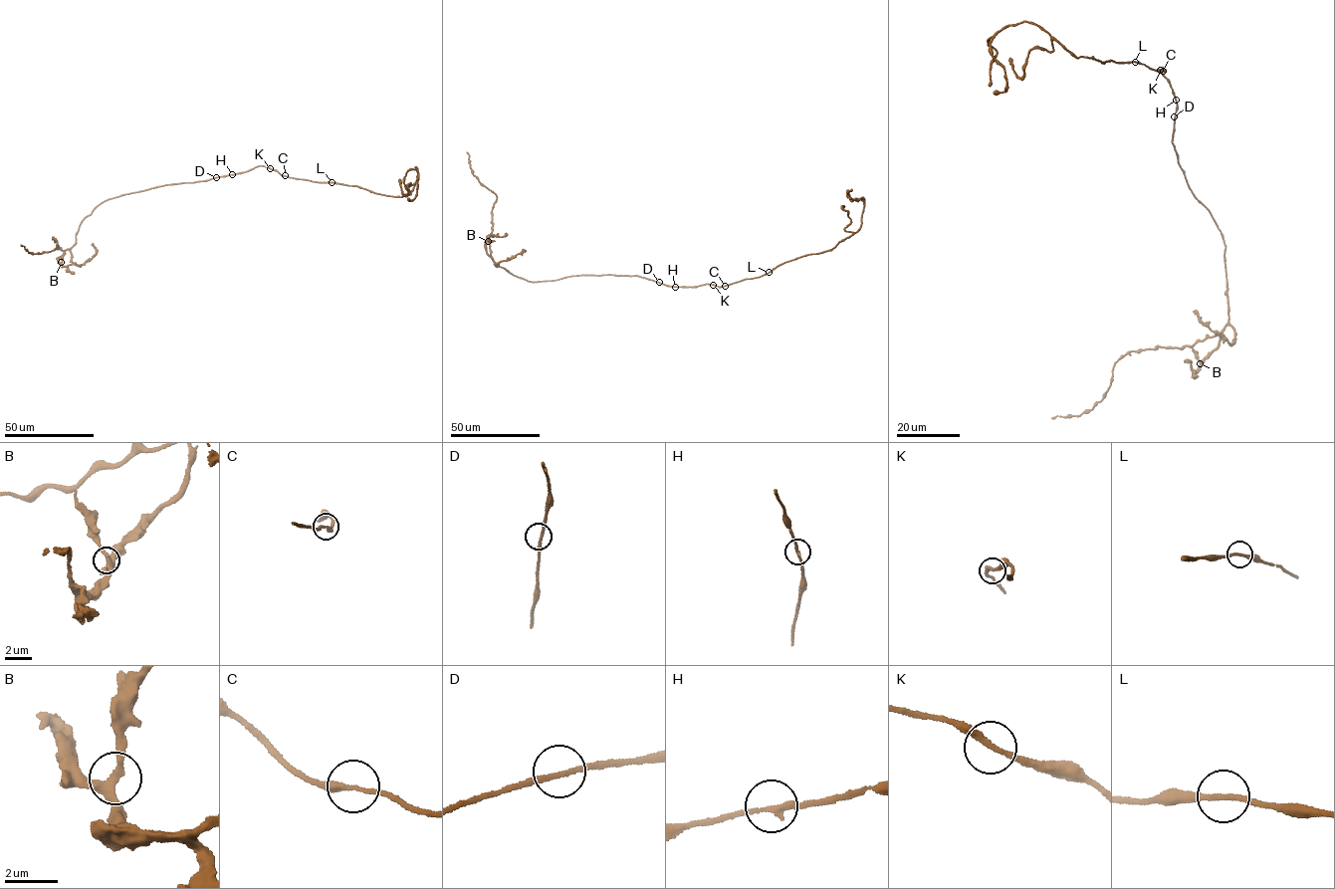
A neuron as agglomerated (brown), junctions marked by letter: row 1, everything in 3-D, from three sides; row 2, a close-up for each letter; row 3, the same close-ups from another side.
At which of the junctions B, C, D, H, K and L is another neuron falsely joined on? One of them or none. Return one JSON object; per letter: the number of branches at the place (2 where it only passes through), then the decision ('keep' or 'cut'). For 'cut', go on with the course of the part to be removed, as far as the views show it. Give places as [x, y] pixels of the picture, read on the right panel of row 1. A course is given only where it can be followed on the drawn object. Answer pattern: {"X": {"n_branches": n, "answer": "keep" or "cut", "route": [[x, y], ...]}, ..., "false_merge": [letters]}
{"B": {"n_branches": 3, "answer": "keep"}, "C": {"n_branches": 2, "answer": "keep"}, "D": {"n_branches": 2, "answer": "keep"}, "H": {"n_branches": 2, "answer": "keep"}, "K": {"n_branches": 2, "answer": "keep"}, "L": {"n_branches": 2, "answer": "keep"}, "false_merge": []}

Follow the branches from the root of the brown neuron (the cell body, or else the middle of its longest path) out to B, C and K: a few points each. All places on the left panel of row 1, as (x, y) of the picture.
B: (216, 177), (157, 186), (104, 200), (82, 221), (76, 243), (59, 257), (61, 262)
C: (216, 177), (262, 165), (285, 175)
K: (216, 177), (261, 165), (270, 168)

